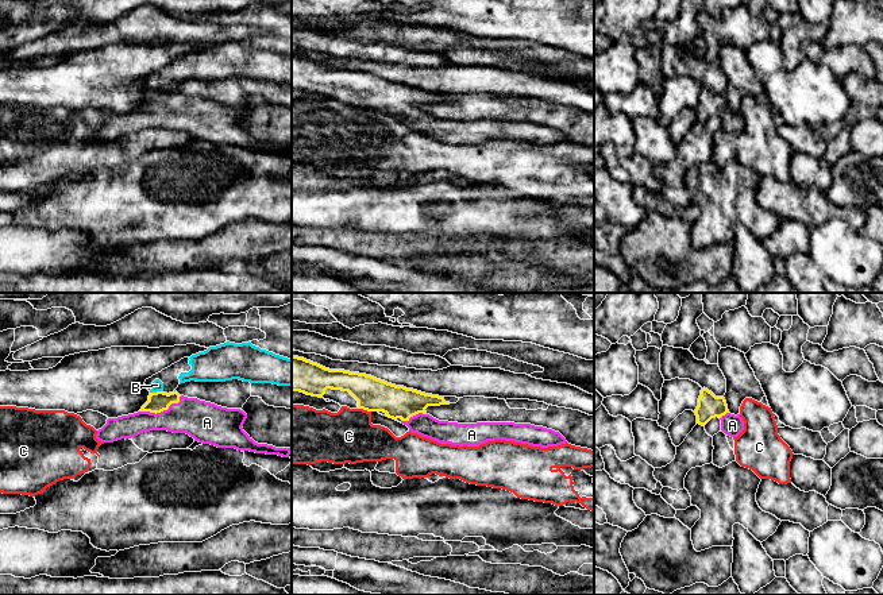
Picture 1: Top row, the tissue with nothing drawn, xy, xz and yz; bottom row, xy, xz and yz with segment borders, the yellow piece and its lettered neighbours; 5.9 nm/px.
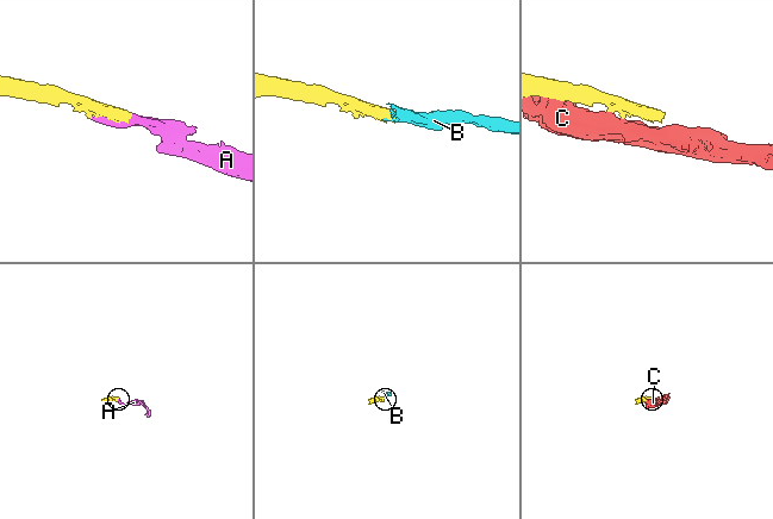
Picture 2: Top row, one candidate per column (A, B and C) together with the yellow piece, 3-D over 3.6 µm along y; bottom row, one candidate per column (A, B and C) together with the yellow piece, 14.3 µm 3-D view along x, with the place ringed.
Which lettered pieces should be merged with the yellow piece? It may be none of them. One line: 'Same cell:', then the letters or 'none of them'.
Same cell: A

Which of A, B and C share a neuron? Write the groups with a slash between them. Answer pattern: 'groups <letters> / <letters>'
groups A / B / C

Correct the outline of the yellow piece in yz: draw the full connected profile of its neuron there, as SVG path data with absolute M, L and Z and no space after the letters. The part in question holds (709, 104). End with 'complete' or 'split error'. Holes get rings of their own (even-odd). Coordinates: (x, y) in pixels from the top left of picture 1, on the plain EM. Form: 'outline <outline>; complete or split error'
outline M705 85L701 88L698 104L694 111L697 113L697 121L702 124L712 116L718 115L721 117L721 128L733 136L744 128L744 119L740 112L730 112L725 96L716 94Z; split error

